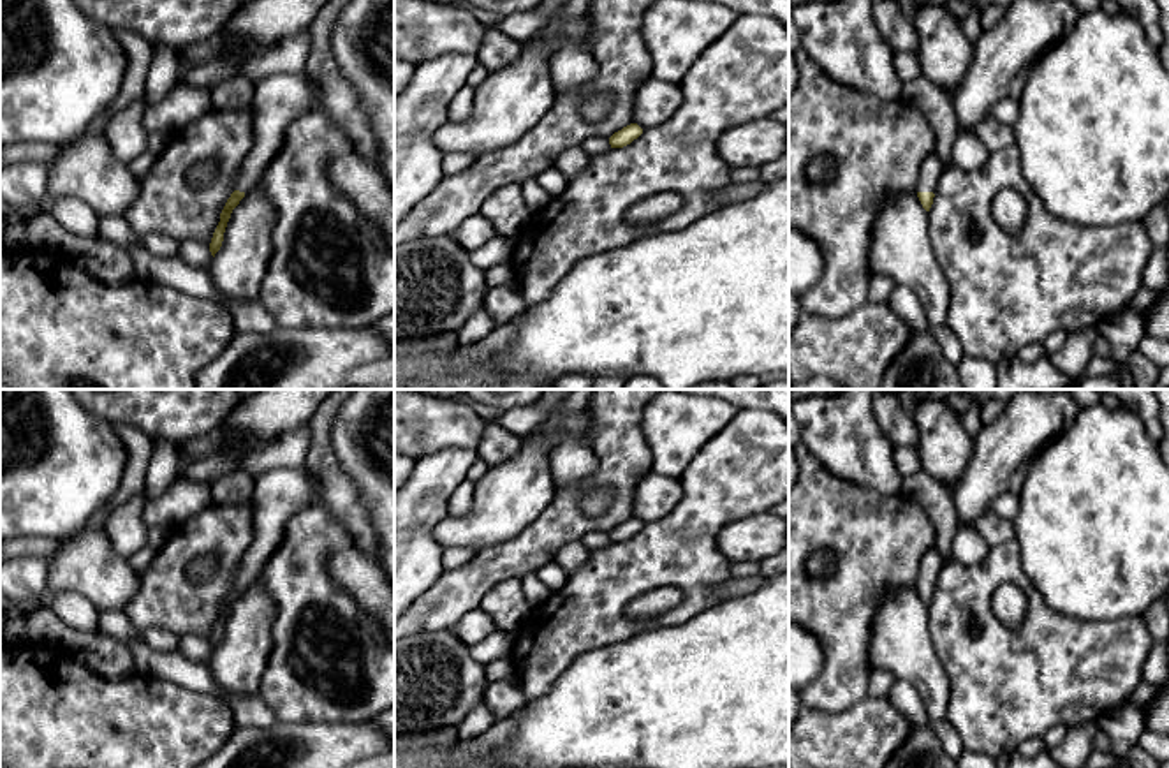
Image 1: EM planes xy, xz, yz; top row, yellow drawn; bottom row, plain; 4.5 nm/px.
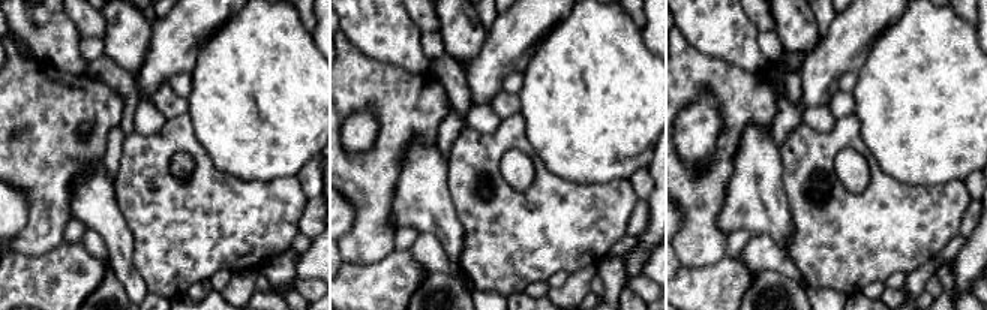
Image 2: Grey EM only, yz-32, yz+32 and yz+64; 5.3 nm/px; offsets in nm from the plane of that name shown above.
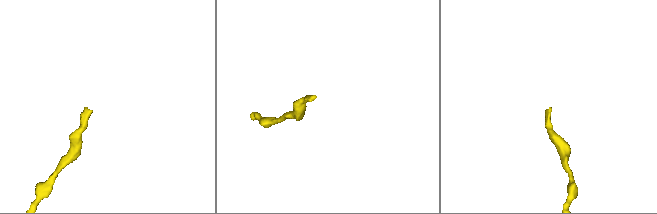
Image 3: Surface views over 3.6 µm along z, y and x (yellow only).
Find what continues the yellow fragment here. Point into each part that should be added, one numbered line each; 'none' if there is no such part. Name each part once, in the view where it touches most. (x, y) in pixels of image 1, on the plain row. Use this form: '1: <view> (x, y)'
1: yz (930, 564)

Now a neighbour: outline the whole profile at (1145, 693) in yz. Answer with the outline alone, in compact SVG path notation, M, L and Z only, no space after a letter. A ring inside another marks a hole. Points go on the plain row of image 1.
M1141 682L1132 696L1127 699L1127 703L1139 705L1139 706L1148 706L1153 699L1158 696L1158 687Z

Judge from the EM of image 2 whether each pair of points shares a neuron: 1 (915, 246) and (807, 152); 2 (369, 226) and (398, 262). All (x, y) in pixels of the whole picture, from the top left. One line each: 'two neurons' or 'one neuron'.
1: one neuron
2: two neurons

